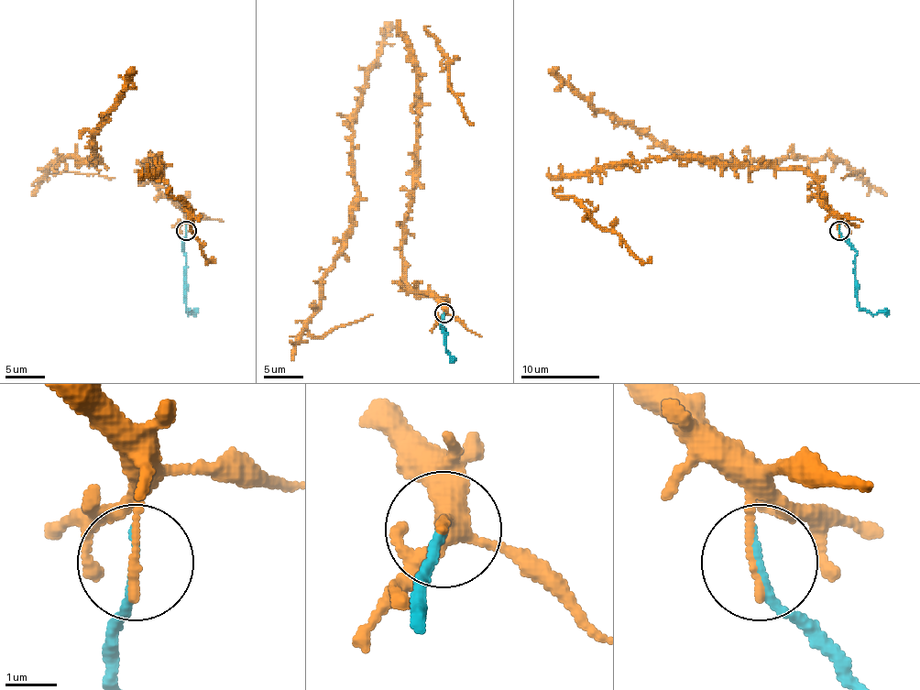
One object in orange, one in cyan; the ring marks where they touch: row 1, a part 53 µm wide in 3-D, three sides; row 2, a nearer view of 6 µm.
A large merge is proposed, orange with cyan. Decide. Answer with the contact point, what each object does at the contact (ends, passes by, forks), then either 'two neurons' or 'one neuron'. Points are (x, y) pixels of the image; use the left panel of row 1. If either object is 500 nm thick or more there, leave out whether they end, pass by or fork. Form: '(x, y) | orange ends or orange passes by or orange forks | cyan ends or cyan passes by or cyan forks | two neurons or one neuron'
(186, 231) | orange ends | cyan ends | two neurons

